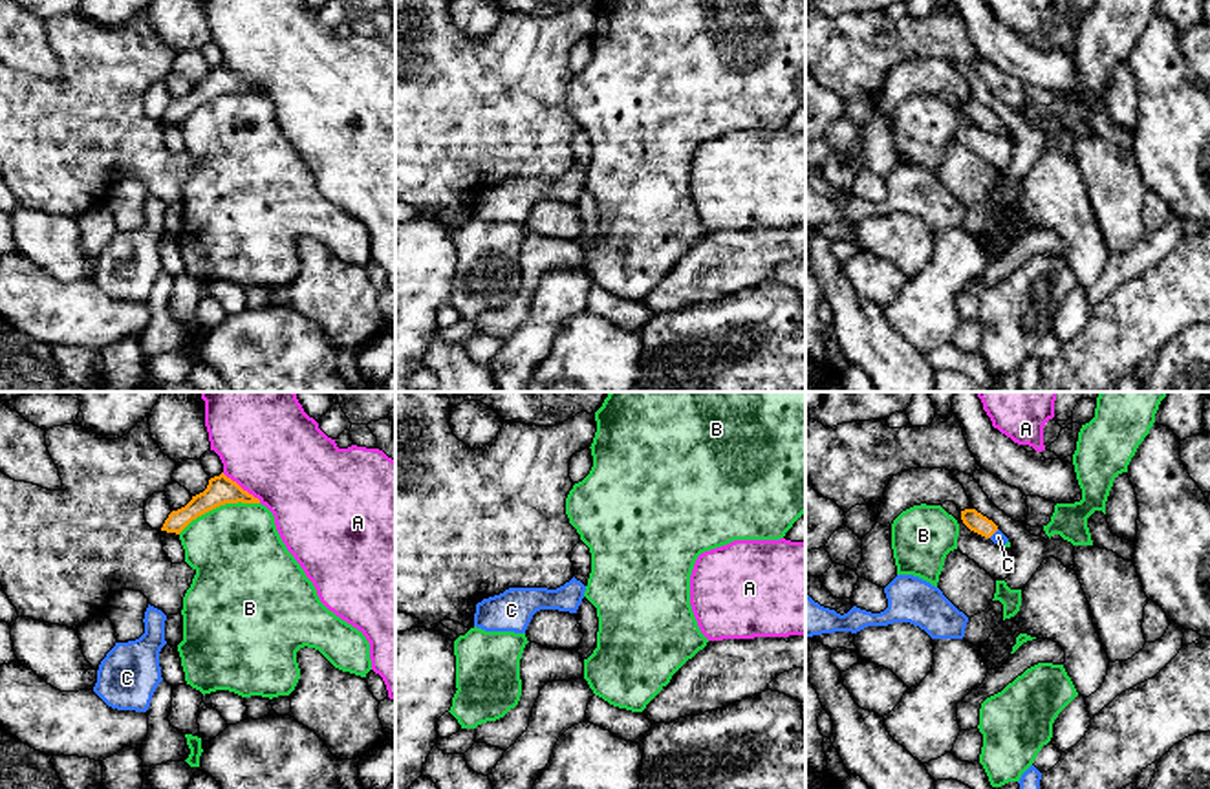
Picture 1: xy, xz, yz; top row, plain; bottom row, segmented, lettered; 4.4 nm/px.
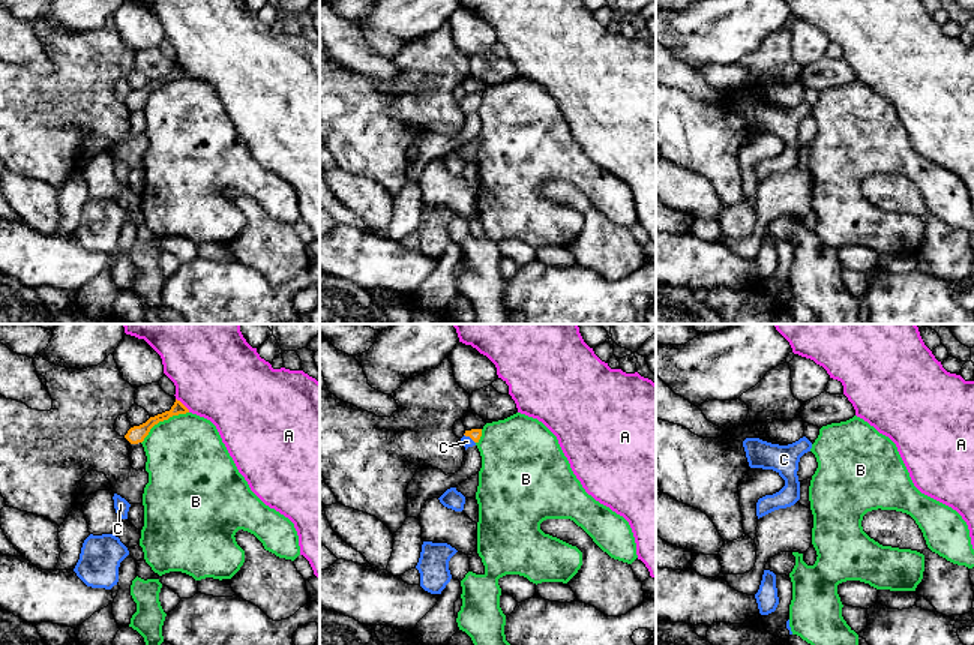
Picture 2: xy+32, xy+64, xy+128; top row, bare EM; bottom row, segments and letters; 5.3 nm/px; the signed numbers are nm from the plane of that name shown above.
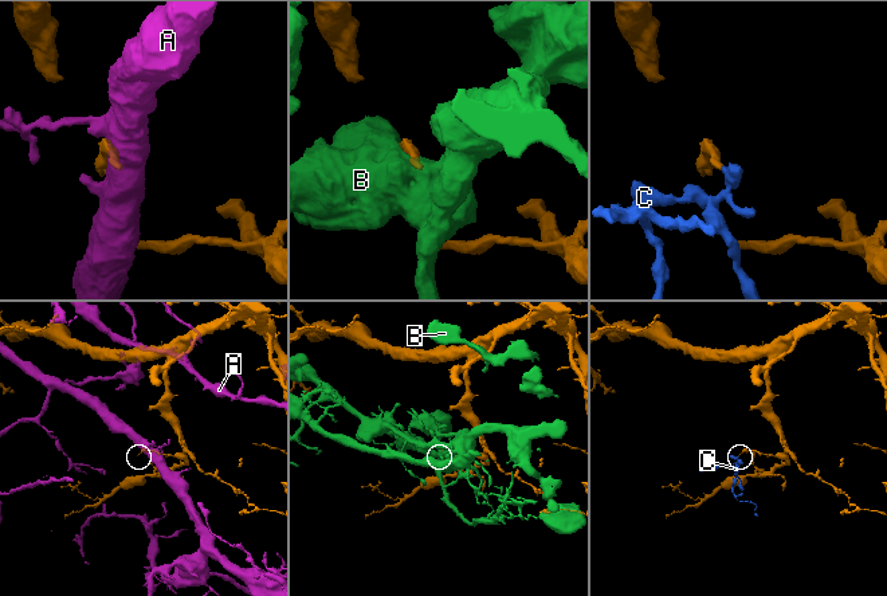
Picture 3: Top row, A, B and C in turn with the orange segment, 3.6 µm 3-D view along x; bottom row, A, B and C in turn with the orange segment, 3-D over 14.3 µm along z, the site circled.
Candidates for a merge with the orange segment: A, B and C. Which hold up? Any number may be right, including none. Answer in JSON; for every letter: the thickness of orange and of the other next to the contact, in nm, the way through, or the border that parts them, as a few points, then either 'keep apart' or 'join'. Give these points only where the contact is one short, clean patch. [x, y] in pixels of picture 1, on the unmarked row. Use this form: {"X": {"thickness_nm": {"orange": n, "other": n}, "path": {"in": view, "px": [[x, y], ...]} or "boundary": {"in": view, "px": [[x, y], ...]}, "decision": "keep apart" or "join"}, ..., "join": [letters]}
{"A": {"thickness_nm": {"orange": 120, "other": 420}, "decision": "keep apart"}, "B": {"thickness_nm": {"orange": 120, "other": 400}, "decision": "keep apart"}, "C": {"thickness_nm": {"orange": 90, "other": 60}, "path": {"in": "yz", "px": [[974, 110], [993, 123], [998, 127]]}, "decision": "join"}, "join": ["C"]}

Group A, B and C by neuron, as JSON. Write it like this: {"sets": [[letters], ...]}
{"sets": [["A"], ["B"], ["C"]]}

